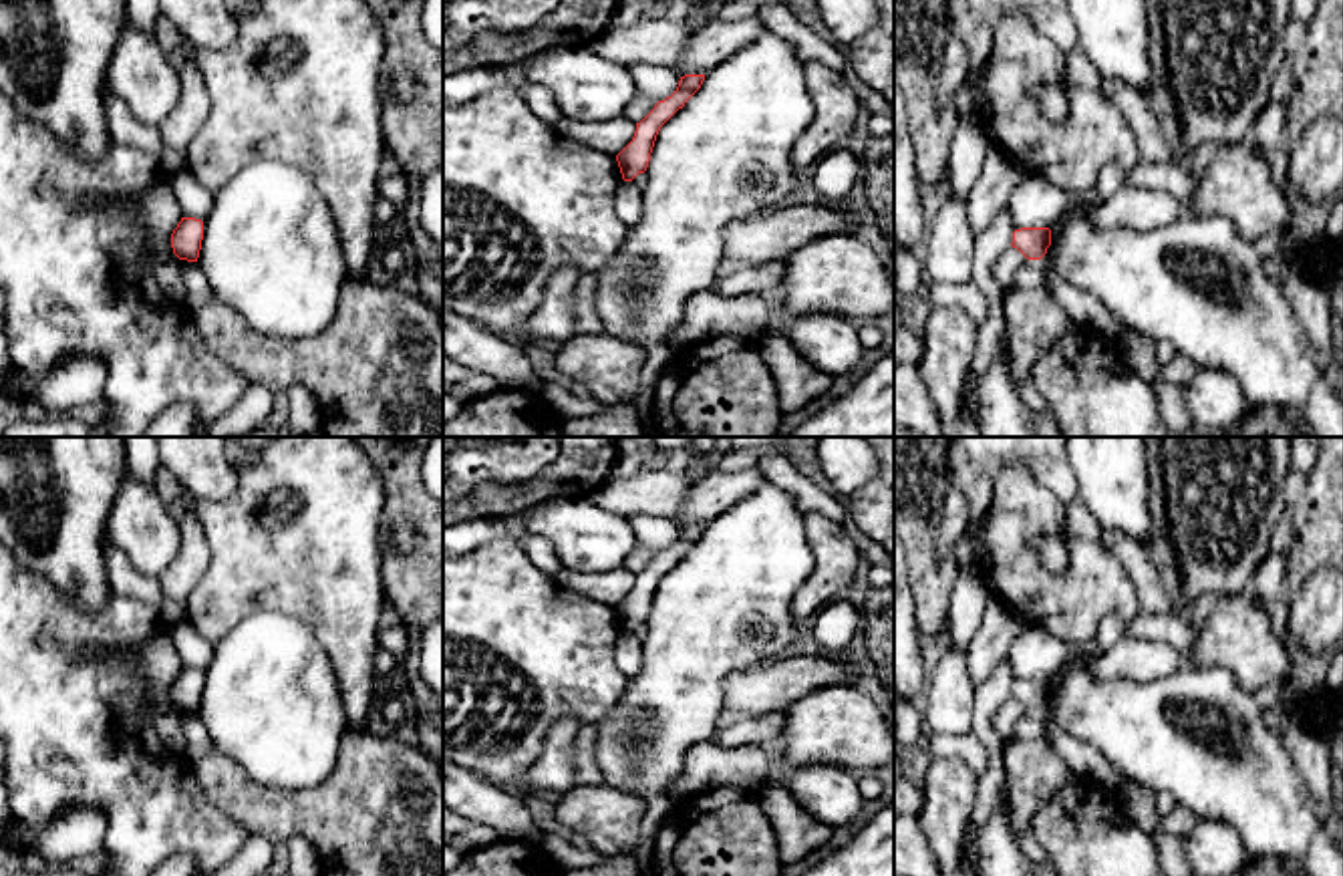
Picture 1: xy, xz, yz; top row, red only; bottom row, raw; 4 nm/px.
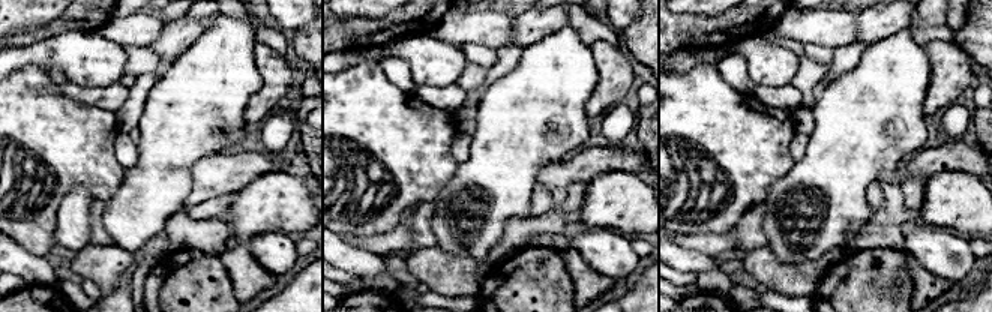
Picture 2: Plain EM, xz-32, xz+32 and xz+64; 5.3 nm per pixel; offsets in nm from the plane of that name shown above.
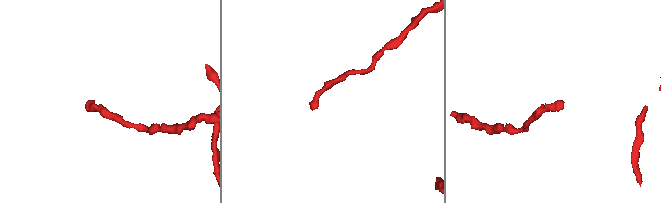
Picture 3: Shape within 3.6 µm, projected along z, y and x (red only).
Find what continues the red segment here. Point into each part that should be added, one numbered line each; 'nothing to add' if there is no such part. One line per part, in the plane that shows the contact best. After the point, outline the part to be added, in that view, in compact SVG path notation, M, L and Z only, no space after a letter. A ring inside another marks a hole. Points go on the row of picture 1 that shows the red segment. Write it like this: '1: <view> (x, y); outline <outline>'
nothing to add

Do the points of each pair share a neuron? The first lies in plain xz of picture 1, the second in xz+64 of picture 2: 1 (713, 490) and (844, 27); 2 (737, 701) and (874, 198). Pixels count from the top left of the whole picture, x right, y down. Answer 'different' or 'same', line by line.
1: different
2: different

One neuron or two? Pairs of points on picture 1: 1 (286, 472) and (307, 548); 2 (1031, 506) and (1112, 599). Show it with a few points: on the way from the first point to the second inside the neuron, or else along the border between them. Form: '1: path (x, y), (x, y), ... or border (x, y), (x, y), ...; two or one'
1: path (286, 490), (288, 518), (301, 530); one
2: path (1019, 542), (1019, 556), (1058, 595), (1076, 595); one

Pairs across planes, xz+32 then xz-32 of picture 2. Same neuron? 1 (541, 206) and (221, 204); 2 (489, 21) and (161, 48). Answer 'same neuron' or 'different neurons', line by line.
1: same neuron
2: different neurons

